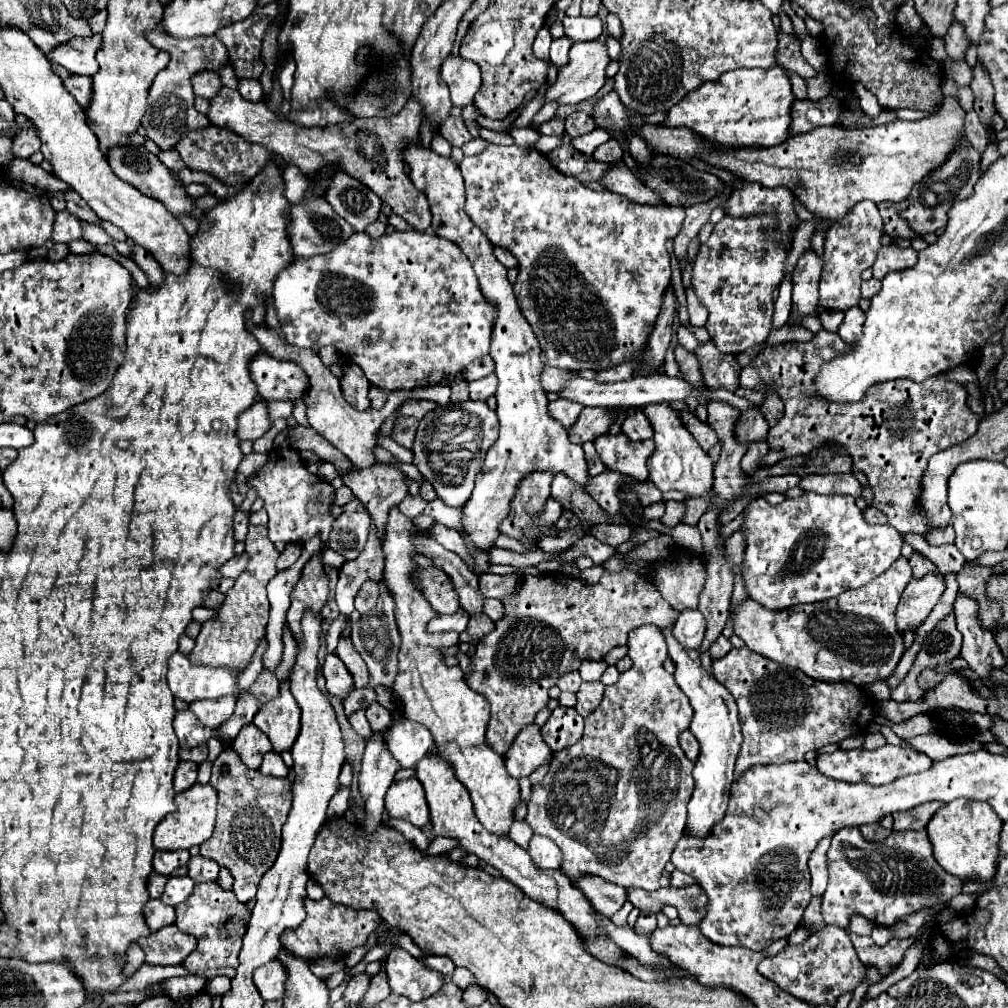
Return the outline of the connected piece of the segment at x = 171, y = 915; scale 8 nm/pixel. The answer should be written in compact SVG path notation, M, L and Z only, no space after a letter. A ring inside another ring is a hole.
M149 900L143 908L143 916L151 932L157 932L157 928L175 922L175 910L171 906L165 906L161 900Z

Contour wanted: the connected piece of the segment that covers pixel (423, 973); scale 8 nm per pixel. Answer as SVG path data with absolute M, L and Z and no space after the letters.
M393 946L387 958L387 980L395 994L419 1002L433 996L443 986L445 976L419 958L413 958L403 948Z

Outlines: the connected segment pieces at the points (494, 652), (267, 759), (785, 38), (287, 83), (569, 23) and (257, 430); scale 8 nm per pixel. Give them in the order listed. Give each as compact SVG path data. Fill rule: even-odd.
M631 570L619 572L619 574L609 574L609 584L593 584L593 586L587 586L585 582L579 582L579 580L577 580L577 582L551 582L551 576L525 576L525 580L523 580L523 590L519 590L517 594L507 596L507 598L503 600L503 604L505 604L505 618L499 620L499 622L495 622L495 630L491 630L489 634L481 636L481 640L479 640L479 644L477 644L477 648L475 648L475 654L473 654L473 658L471 658L473 668L471 668L469 672L465 672L465 682L469 684L469 688L473 688L473 690L479 692L481 696L485 696L485 698L489 700L489 704L491 704L491 720L489 720L489 726L487 726L487 734L485 734L485 736L487 736L489 748L493 748L497 754L505 754L507 748L509 748L509 744L511 744L513 738L517 736L517 732L519 732L523 726L531 724L531 722L535 720L535 714L537 714L541 708L547 706L547 700L549 700L547 692L549 692L551 686L557 684L557 680L559 680L561 674L571 672L571 670L579 670L579 664L581 664L583 660L595 660L595 662L603 660L605 654L607 654L611 648L615 648L615 646L619 646L619 644L627 644L627 634L629 634L633 628L643 626L643 624L655 624L657 628L663 630L663 628L667 628L669 624L675 624L677 614L679 614L667 600L663 600L663 596L661 596L653 586L649 586L645 580L641 580L639 574L635 574L635 572L631 572Z
M273 750L263 756L263 764L261 764L259 770L265 776L287 776L287 772L289 772L289 768L281 760L281 756L277 752L273 752Z
M779 32L779 46L777 46L777 64L797 72L801 78L813 78L817 70L801 56L801 42L797 36L789 36Z
M285 60L281 72L279 72L279 84L283 88L283 96L285 100L289 100L289 92L293 86L293 70L295 70L295 62L293 60Z
M565 16L563 20L565 36L569 36L573 42L589 42L597 40L603 32L603 20L599 16Z
M265 400L255 402L249 410L245 410L239 416L239 426L237 426L237 436L241 440L257 440L261 438L269 428L271 428L271 418L269 418L269 408Z

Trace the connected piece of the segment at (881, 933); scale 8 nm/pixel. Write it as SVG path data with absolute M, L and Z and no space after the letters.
M875 926L873 932L871 932L871 938L873 938L873 942L875 942L877 946L883 946L883 944L887 944L887 942L893 938L893 934L891 934L891 930L885 928L885 926Z

